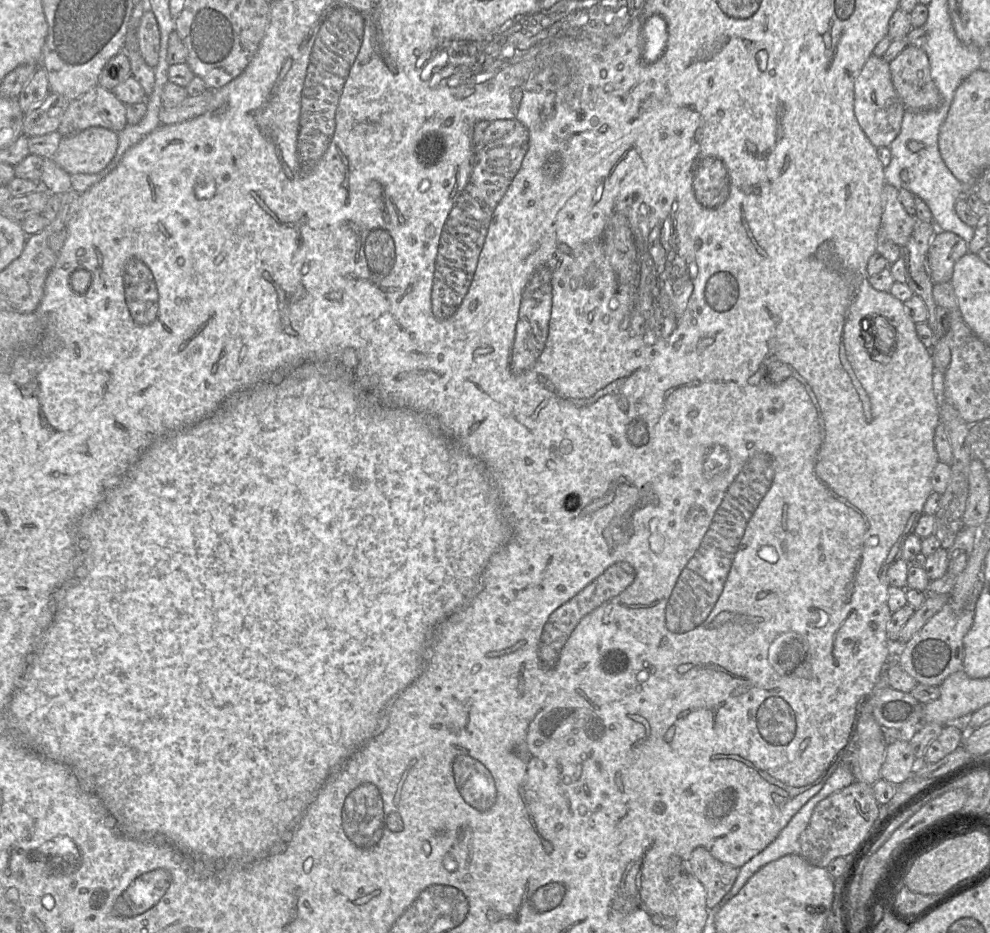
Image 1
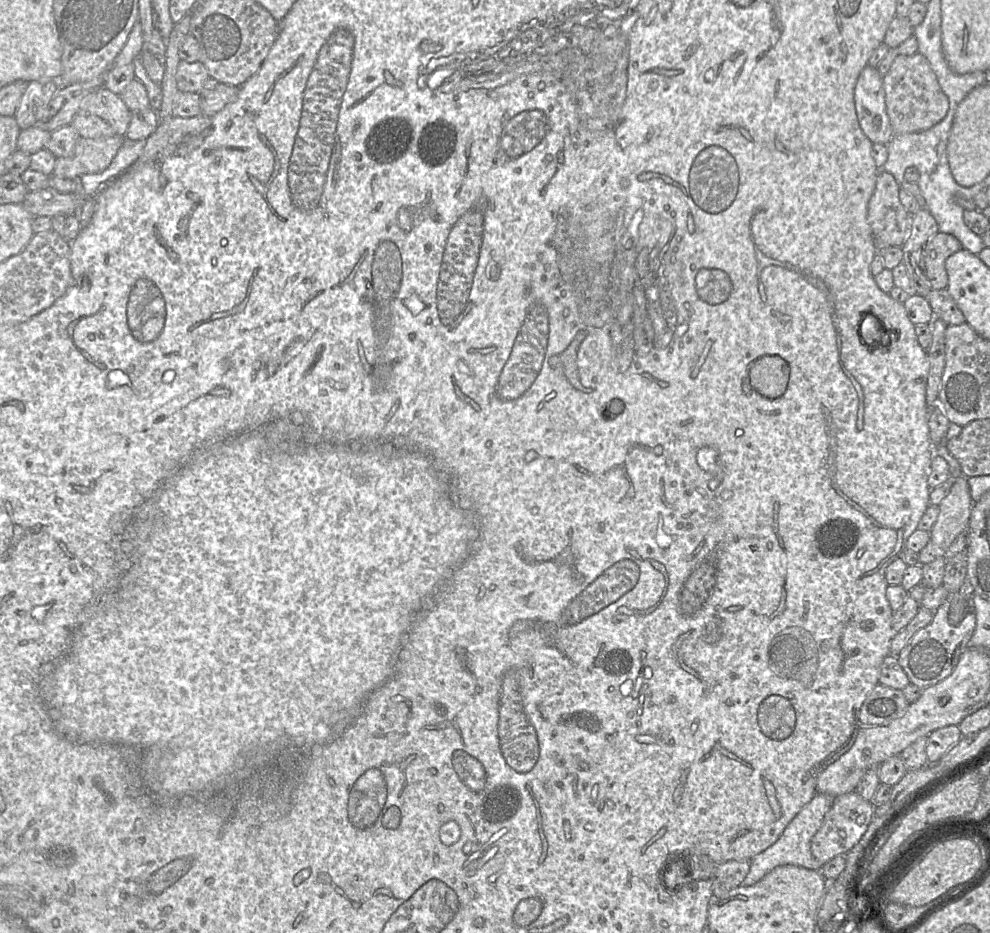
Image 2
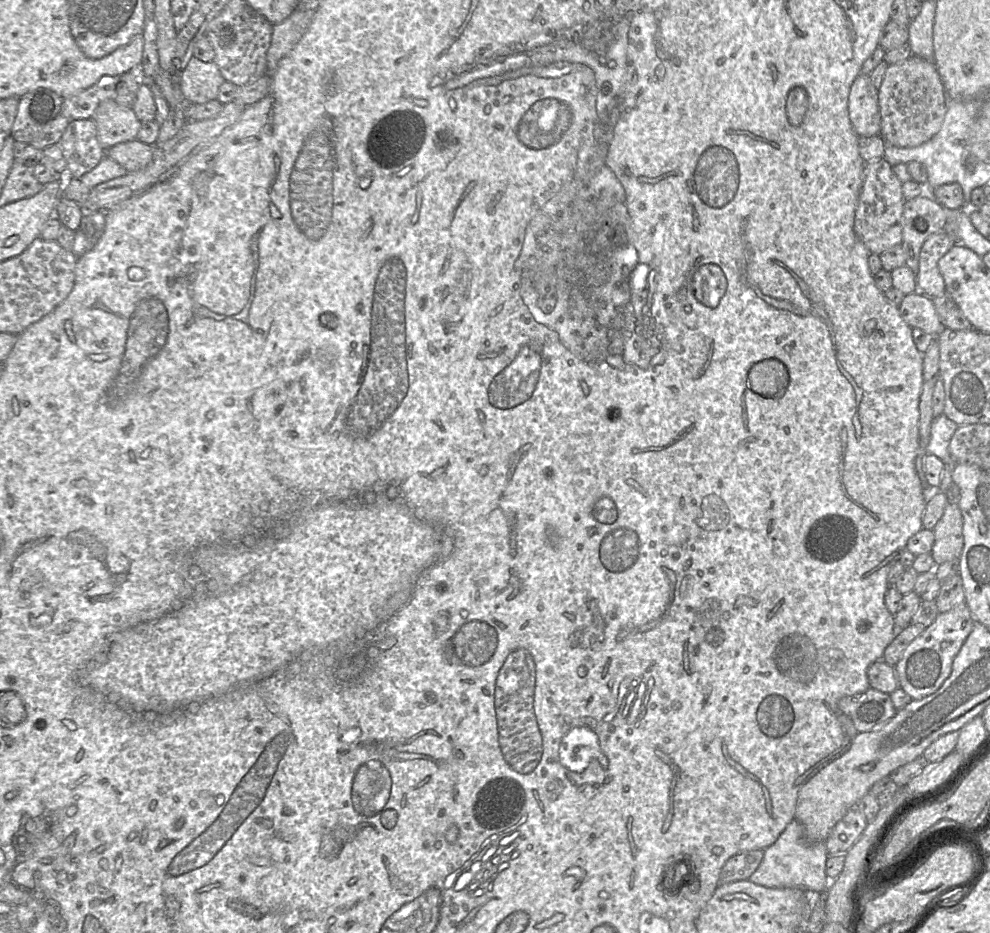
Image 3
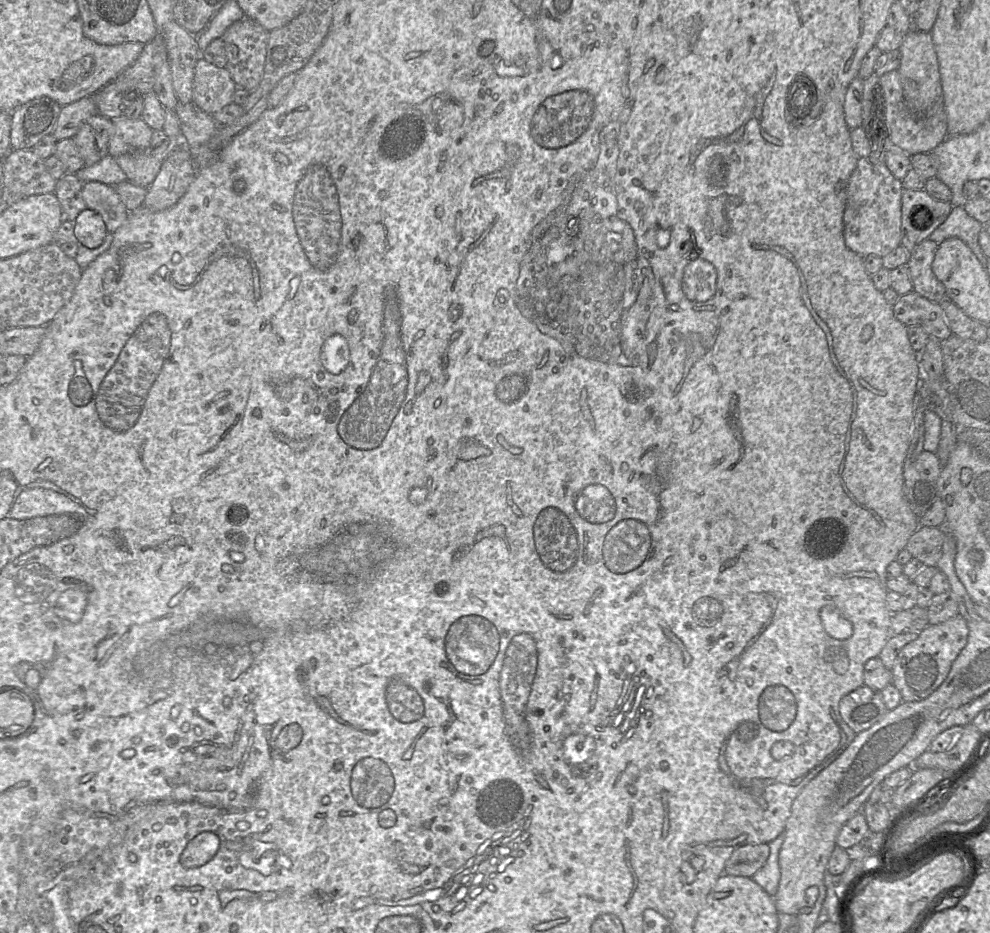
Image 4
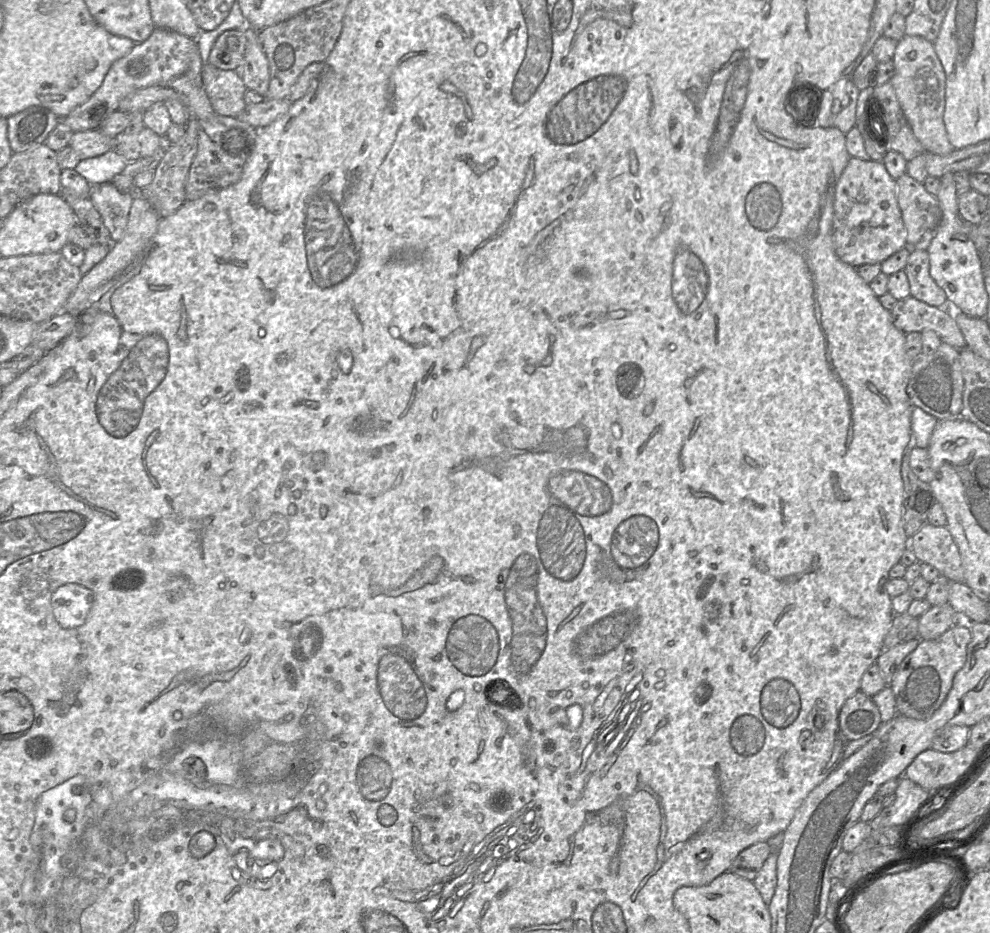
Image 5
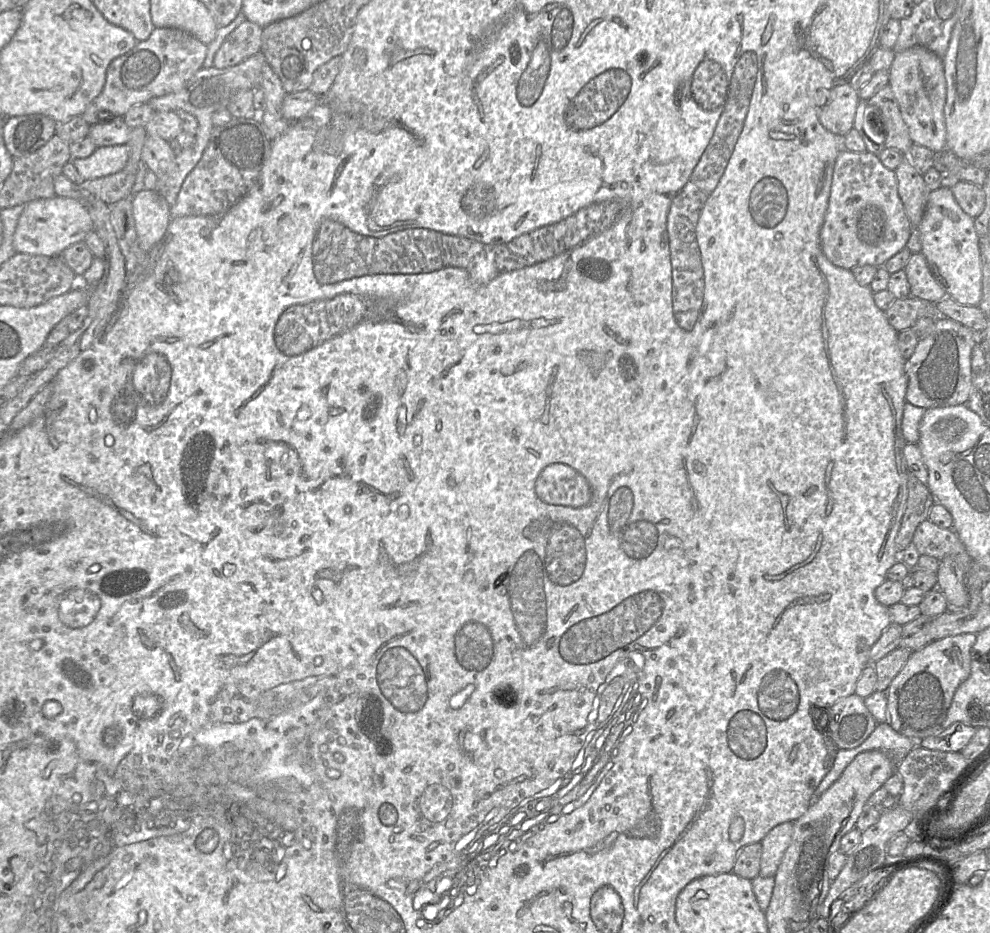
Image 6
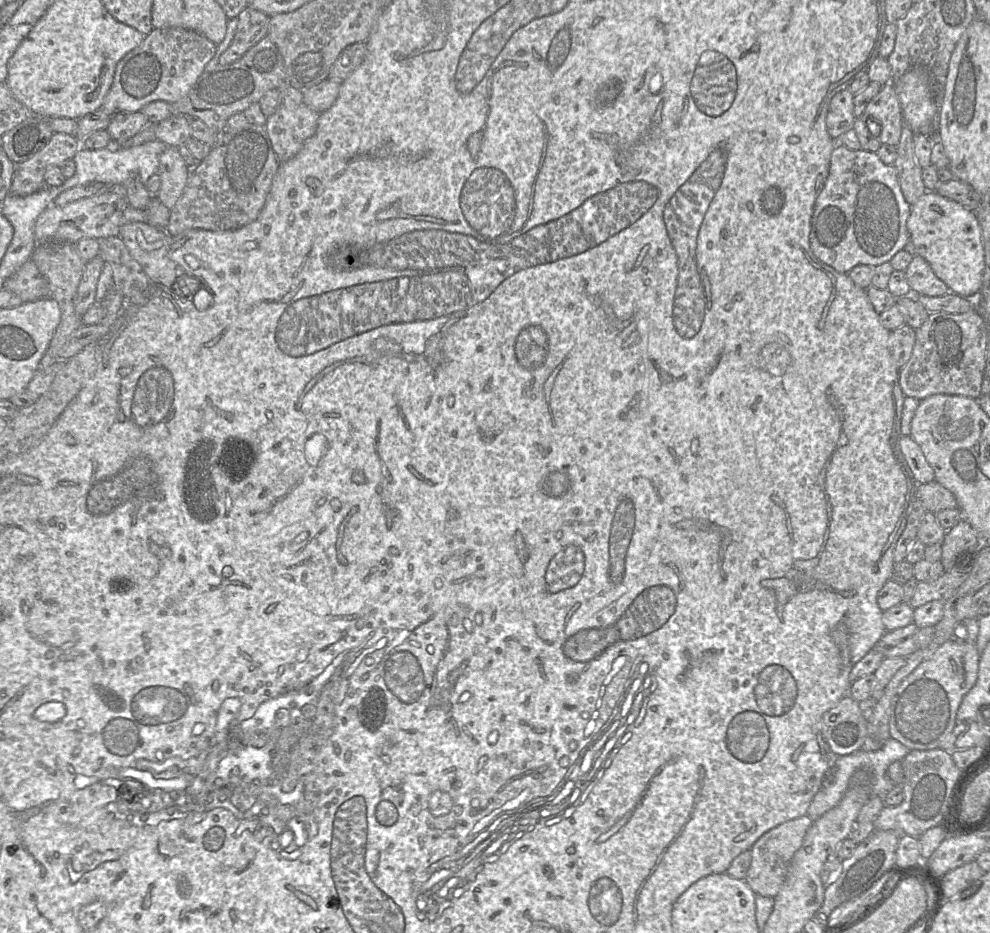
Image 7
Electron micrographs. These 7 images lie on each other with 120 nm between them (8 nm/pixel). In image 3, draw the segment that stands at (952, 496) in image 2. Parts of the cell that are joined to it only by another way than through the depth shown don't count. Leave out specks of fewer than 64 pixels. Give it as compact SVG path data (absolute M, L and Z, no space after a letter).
M949 501L944 514L933 529L935 542L931 554L937 565L957 561L963 550L963 516L958 503Z

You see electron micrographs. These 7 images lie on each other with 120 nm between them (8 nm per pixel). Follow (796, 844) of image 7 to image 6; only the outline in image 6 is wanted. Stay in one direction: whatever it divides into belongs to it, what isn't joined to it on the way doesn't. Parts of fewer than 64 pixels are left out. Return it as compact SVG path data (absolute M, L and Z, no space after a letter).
M784 822L770 830L761 841L761 859L758 875L774 877L793 834L793 822Z

